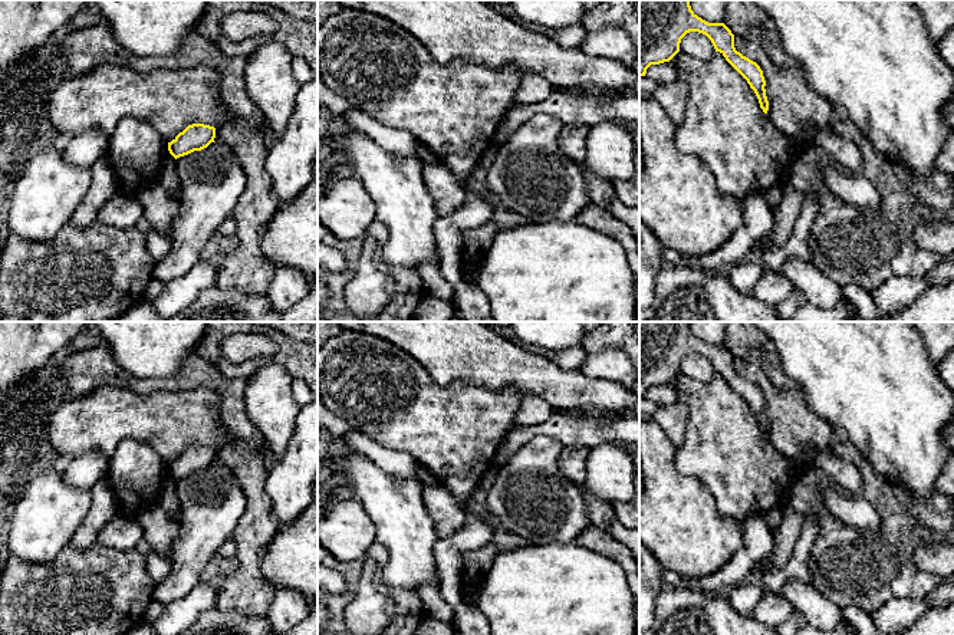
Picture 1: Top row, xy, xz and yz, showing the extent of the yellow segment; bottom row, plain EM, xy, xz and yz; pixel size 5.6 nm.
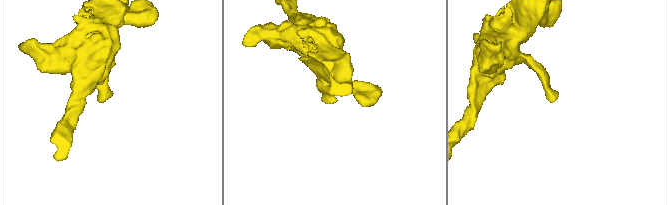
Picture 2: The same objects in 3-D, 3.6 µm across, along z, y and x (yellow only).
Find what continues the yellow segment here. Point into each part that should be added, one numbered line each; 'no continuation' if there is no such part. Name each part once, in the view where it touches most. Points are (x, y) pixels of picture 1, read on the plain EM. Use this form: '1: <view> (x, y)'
no continuation

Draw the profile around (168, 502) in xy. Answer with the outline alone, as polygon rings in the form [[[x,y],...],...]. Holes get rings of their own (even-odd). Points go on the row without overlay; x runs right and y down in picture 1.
[[[168,476],[162,483],[158,506],[161,506],[167,511],[167,514],[175,522],[180,513],[180,507],[175,497],[175,480],[171,476]]]

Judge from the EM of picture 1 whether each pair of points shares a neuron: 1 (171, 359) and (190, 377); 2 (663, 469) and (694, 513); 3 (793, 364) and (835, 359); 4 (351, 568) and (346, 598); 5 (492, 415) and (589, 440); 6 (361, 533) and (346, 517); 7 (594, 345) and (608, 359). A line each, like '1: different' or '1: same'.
1: different
2: same
3: same
4: same
5: different
6: same
7: different

